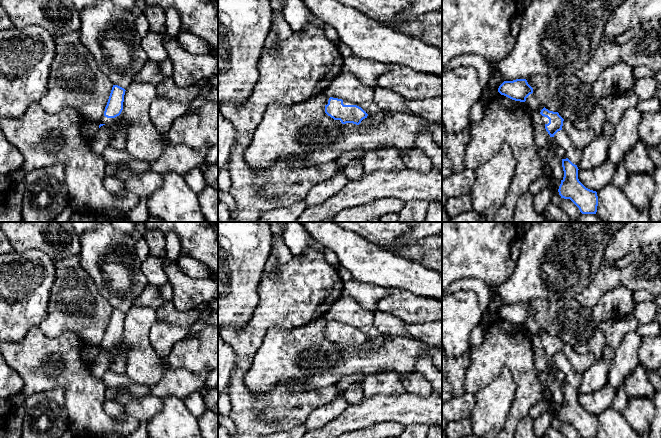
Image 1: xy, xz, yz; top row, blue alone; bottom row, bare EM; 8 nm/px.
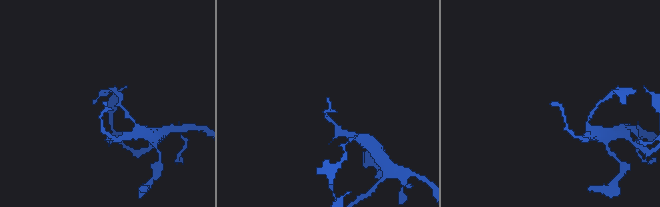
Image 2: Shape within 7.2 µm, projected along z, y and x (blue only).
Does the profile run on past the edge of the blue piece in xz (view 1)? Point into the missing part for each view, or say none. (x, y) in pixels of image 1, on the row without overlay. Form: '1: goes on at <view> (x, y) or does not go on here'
1: goes on at xz (344, 326)

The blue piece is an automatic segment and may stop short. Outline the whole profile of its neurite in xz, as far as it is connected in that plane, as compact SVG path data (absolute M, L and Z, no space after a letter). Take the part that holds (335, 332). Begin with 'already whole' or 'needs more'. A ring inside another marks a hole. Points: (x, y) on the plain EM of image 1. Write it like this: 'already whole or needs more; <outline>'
needs more; M328 321L325 328L325 337L342 348L353 347L359 349L368 338L359 330L342 323Z

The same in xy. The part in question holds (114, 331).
needs more; M113 309L104 338L98 346L99 352L103 349L109 349L121 341L125 315L124 312Z

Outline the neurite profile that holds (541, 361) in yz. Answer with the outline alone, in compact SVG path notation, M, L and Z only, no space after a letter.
M527 330L527 337L532 345L535 368L538 371L547 372L547 368L550 364L550 359L545 353L541 338L537 335L532 334L529 330Z

